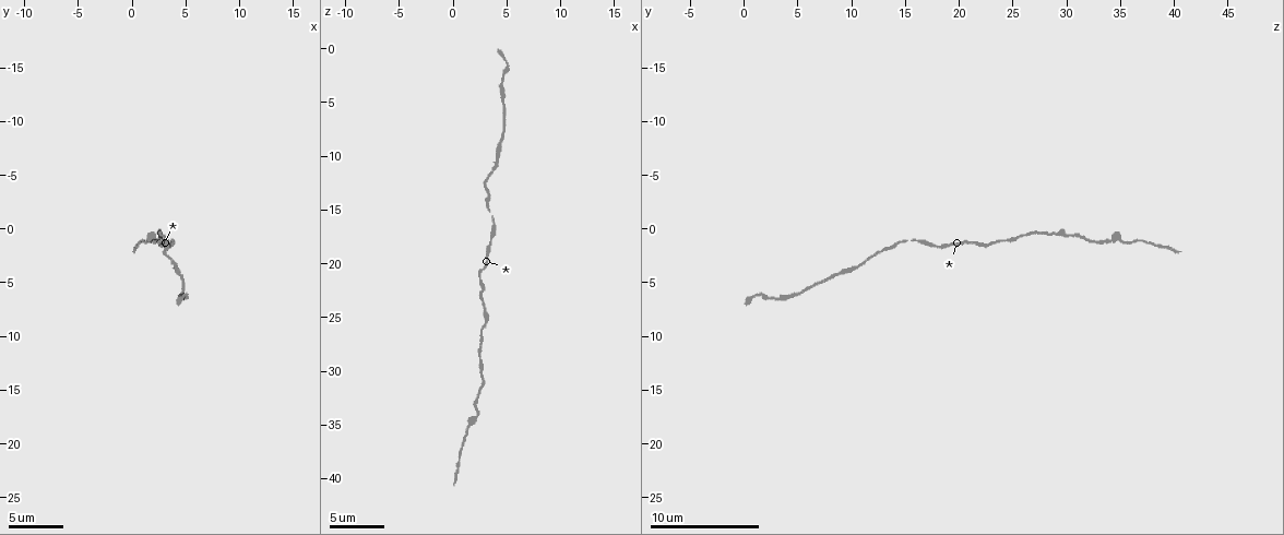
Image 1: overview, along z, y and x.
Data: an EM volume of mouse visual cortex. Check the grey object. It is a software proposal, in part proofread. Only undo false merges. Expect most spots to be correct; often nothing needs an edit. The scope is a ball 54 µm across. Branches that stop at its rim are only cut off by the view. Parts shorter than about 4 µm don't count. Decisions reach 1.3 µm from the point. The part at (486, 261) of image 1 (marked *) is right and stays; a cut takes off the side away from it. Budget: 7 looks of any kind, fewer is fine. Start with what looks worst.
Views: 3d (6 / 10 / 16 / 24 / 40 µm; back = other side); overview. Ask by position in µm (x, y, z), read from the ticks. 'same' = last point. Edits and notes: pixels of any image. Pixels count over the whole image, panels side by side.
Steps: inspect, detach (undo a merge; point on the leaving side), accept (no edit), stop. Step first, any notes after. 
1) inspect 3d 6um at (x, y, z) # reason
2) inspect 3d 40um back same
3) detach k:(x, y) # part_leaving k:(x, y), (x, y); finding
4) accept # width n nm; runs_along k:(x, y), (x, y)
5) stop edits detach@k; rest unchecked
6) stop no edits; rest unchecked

inspect 3d 16um at (2.4, 0.2, 28.4) # sudden change in width

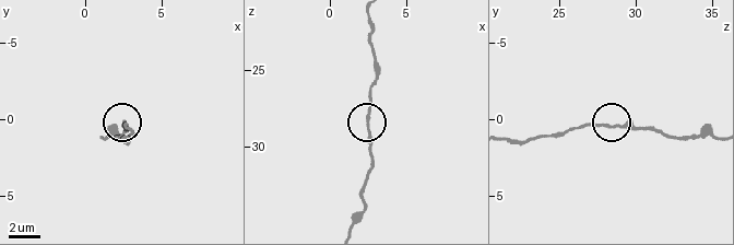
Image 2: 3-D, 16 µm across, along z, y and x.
accept # width 160 nm; runs_along 2:(369, 19), (377, 78), (369, 93), (368, 116), (373, 162); all the same cell

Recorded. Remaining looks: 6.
inspect 3d 10um at (3.0, 1.2, 24.0) # narrows sharply

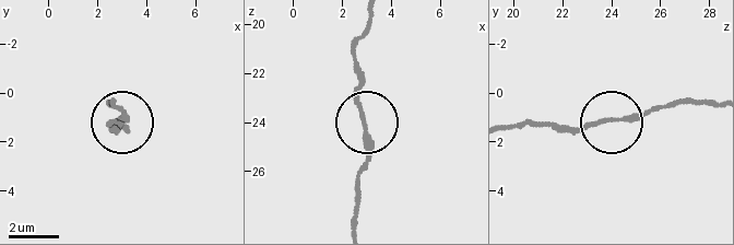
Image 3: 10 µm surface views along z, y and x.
accept # runs_along 3:(368, 22), (356, 51), (368, 158), (356, 200); one cell here

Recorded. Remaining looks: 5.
inspect 3d 16um at (4.6, 4.4, 8.4) # sudden change in width

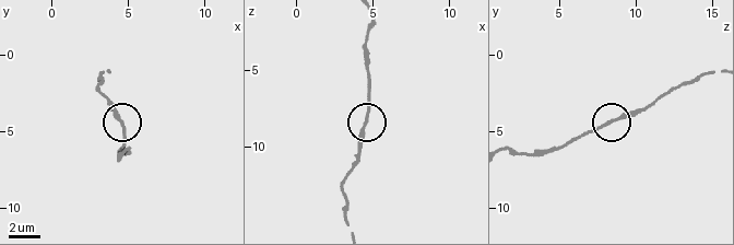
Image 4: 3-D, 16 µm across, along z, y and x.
accept # continuous, no second cell

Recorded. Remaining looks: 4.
stop no edits; rest unchecked

